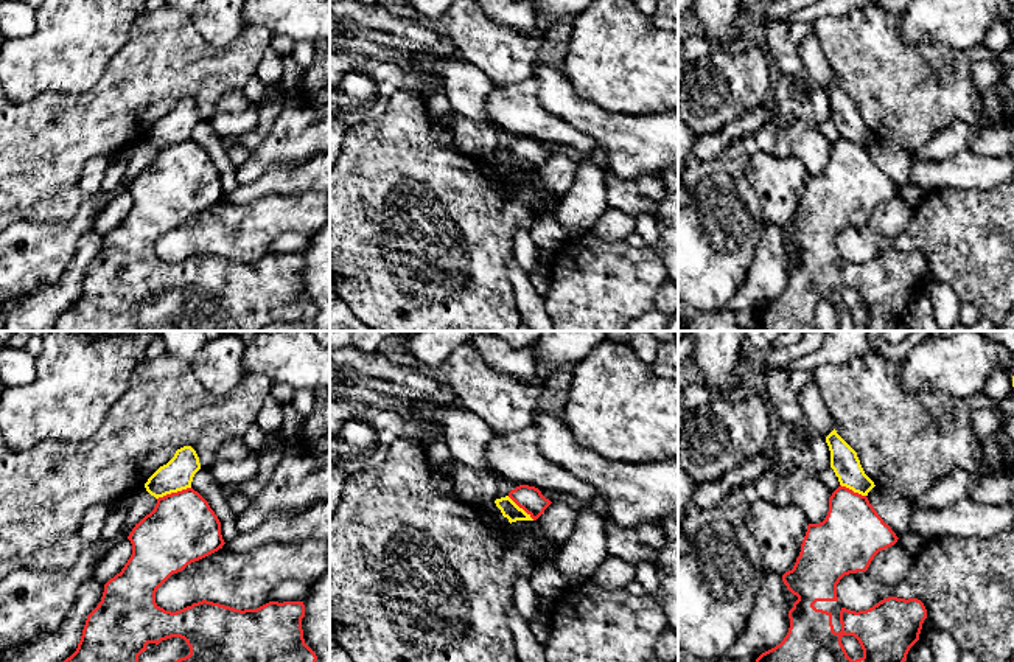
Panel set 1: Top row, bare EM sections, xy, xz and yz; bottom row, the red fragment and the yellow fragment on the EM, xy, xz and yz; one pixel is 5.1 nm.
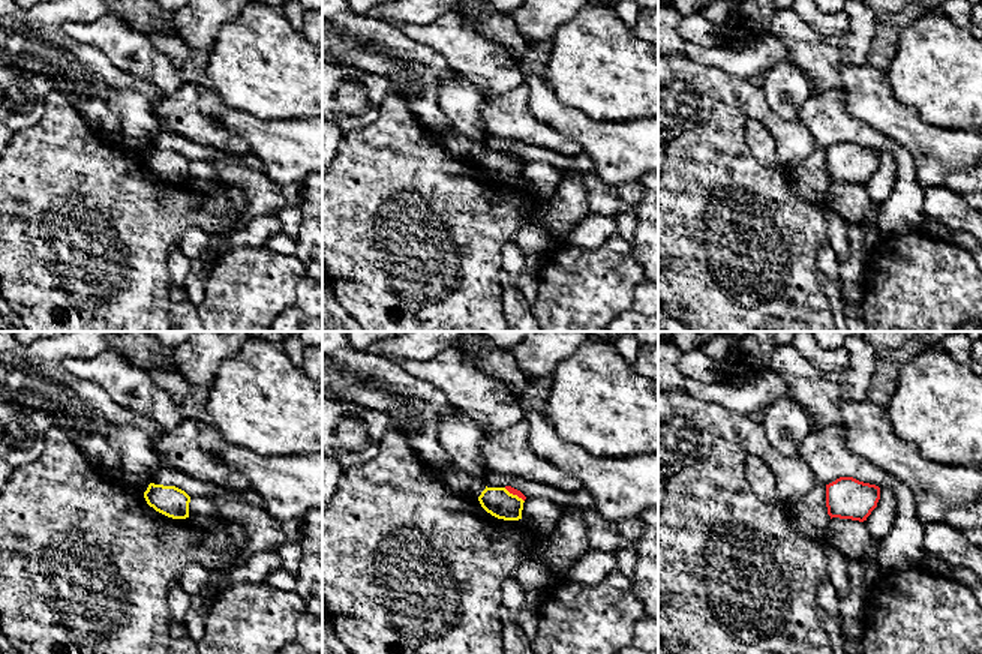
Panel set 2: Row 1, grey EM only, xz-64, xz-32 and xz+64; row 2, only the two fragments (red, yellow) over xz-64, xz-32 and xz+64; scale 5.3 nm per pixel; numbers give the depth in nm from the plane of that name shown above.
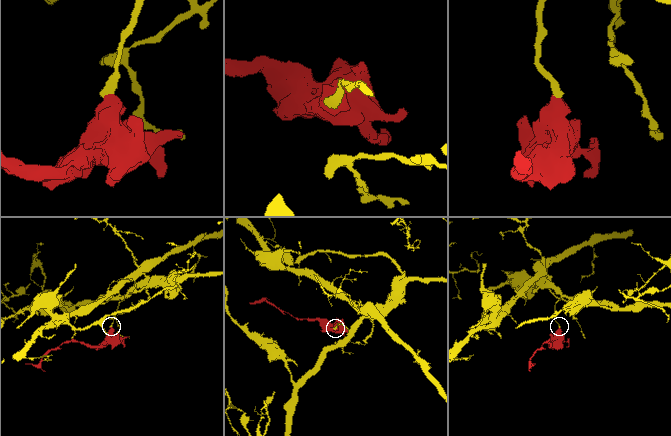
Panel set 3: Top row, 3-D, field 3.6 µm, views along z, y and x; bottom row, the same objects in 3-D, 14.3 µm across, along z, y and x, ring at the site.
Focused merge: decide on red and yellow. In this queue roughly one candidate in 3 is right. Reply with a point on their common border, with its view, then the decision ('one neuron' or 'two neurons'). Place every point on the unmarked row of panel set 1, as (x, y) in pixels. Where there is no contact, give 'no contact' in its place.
xy (173, 145) | two neurons

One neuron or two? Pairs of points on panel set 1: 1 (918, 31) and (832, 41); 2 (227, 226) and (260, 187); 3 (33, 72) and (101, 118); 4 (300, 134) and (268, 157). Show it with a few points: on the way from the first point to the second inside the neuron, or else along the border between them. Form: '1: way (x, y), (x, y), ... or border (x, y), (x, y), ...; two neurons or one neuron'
1: border (896, 25), (907, 42), (937, 42); two neurons
2: border (282, 195), (265, 195), (243, 204), (223, 201); two neurons
3: border (98, 83), (86, 92), (39, 92), (27, 101); two neurons
4: way (293, 139), (276, 149); one neuron

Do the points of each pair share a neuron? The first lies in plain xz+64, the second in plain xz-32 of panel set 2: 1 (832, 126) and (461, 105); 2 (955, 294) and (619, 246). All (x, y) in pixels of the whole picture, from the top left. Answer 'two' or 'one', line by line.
1: two
2: two

